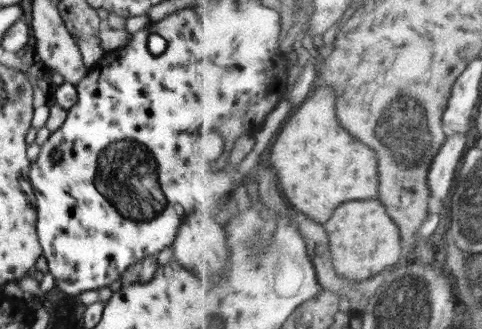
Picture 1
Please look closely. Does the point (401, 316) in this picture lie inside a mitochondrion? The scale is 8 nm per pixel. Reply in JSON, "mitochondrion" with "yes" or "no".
{"mitochondrion":"yes"}

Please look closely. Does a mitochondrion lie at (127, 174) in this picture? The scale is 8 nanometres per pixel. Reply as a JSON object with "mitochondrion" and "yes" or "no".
{"mitochondrion":"yes"}

